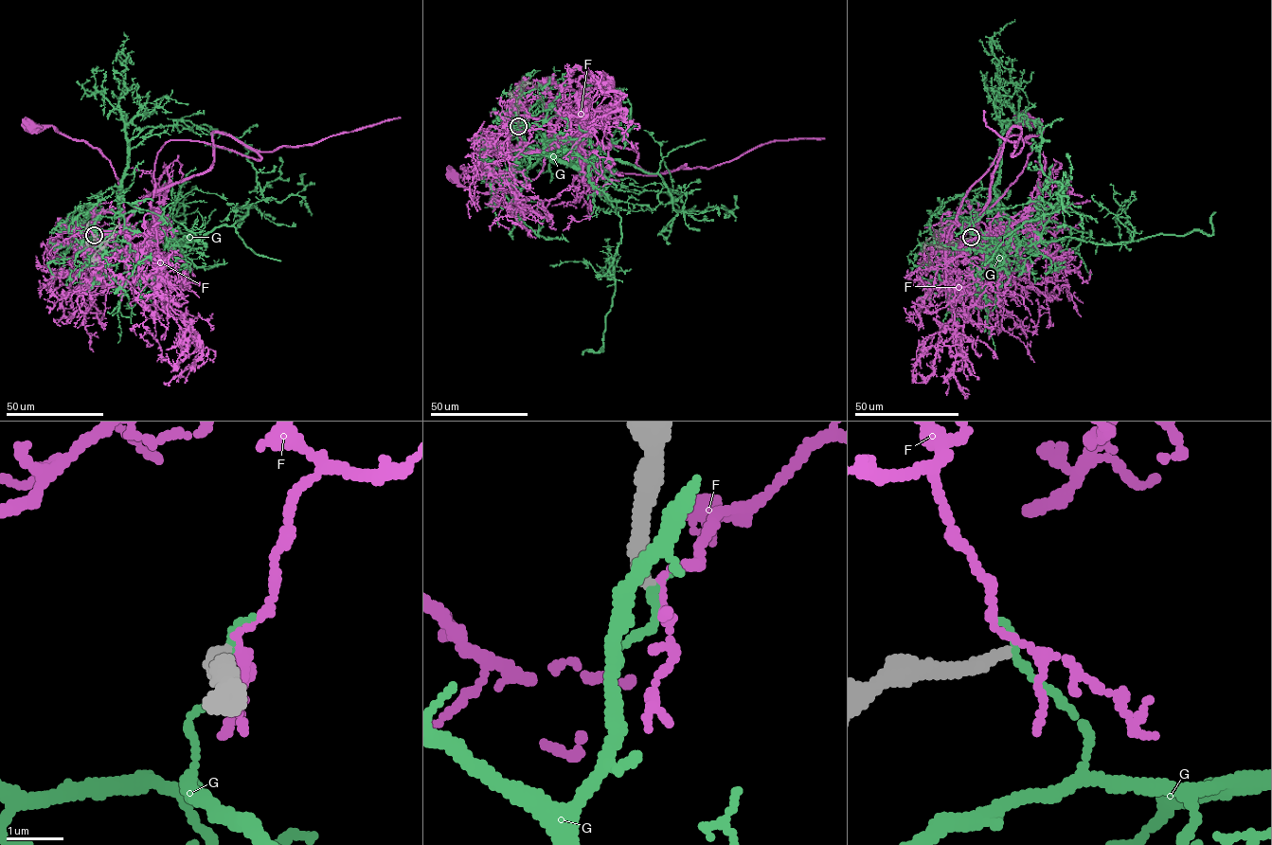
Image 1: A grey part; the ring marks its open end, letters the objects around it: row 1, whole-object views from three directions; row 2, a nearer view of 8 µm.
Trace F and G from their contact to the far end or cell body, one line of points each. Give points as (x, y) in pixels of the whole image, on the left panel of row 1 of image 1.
F: (94, 235), (93, 221), (138, 232), (146, 243), (130, 241), (119, 181), (100, 152), (51, 125), (29, 125)
G: (94, 236), (129, 225), (183, 244), (247, 214), (262, 189), (245, 145), (205, 124), (204, 133)

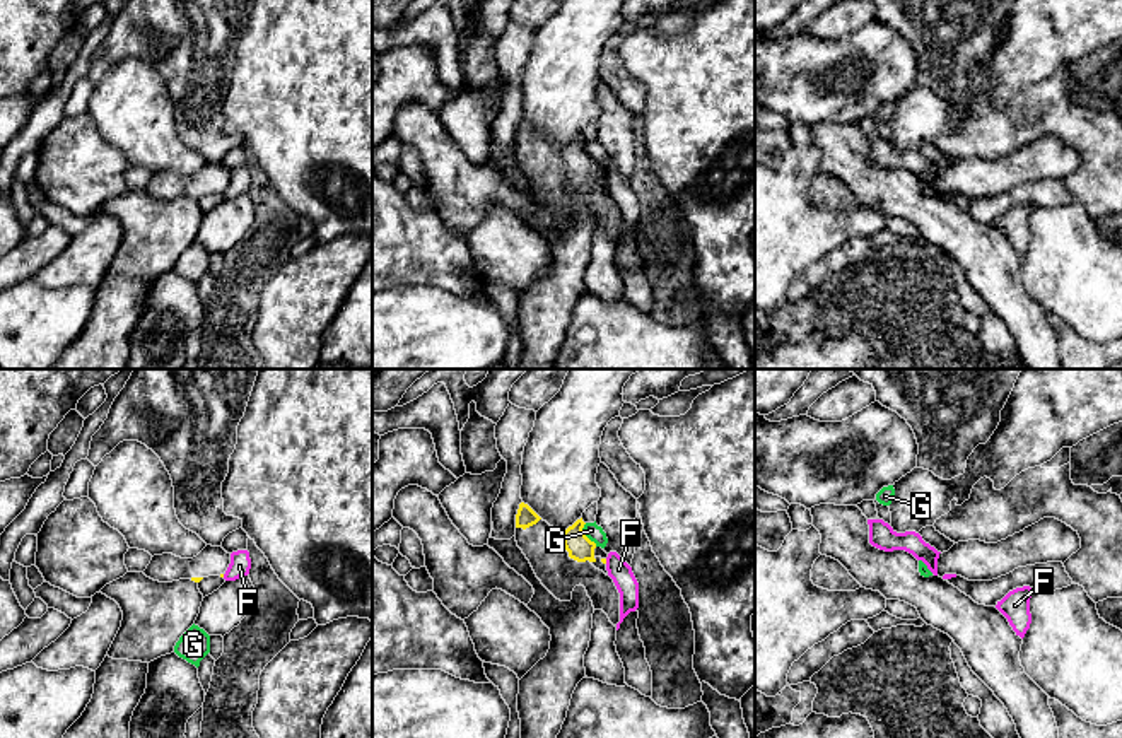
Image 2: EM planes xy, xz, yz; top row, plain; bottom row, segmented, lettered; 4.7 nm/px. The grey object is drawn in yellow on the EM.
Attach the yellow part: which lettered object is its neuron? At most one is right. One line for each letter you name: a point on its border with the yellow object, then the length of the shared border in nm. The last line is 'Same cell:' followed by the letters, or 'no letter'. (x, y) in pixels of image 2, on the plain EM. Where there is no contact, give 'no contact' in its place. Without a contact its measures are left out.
Same cell: no letter

